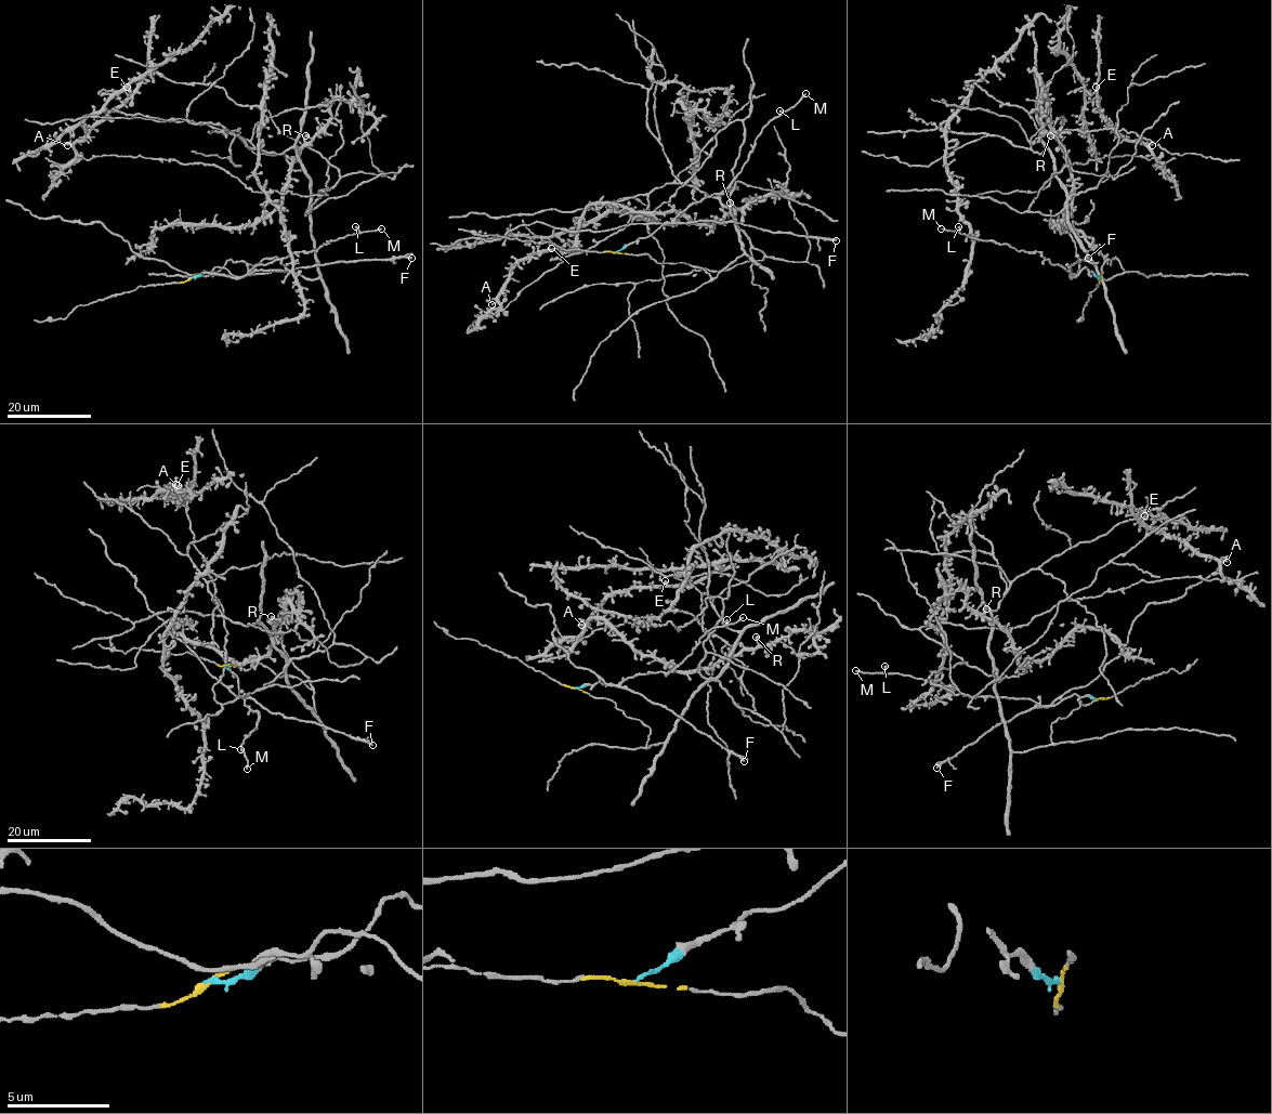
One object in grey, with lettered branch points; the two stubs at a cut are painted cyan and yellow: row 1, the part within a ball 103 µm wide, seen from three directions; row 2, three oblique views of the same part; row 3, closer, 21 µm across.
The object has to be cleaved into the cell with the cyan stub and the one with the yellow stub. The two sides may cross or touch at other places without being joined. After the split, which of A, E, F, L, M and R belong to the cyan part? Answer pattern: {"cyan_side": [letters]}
{"cyan_side": ["F", "L", "M"]}

